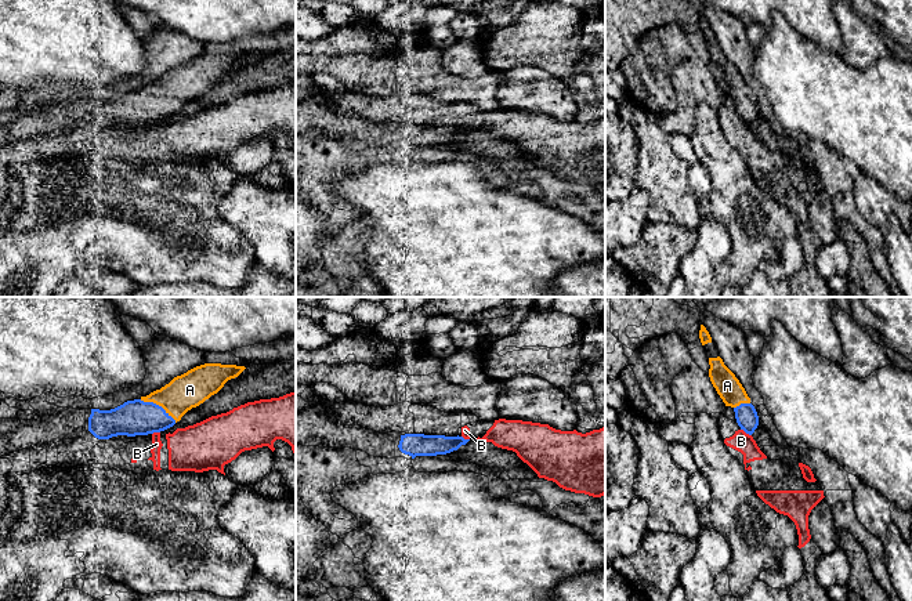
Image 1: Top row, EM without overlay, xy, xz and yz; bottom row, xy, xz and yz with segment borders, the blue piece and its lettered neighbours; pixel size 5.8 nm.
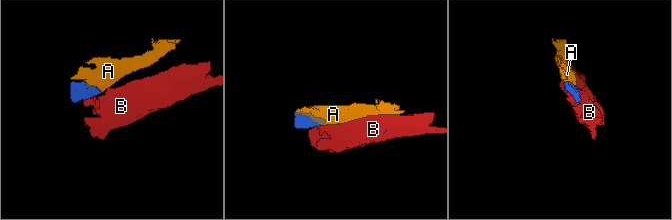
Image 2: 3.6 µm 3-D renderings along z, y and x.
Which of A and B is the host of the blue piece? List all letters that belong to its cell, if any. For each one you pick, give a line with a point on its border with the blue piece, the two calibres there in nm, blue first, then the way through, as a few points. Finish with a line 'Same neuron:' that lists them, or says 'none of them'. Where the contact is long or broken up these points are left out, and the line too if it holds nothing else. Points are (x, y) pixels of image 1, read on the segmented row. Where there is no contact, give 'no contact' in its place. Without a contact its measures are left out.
A: contact xy (158, 405); calibres 200 and 200 nm; way xy (134, 417), (147, 416), (158, 405), (167, 405), (190, 390)
Same neuron: A

